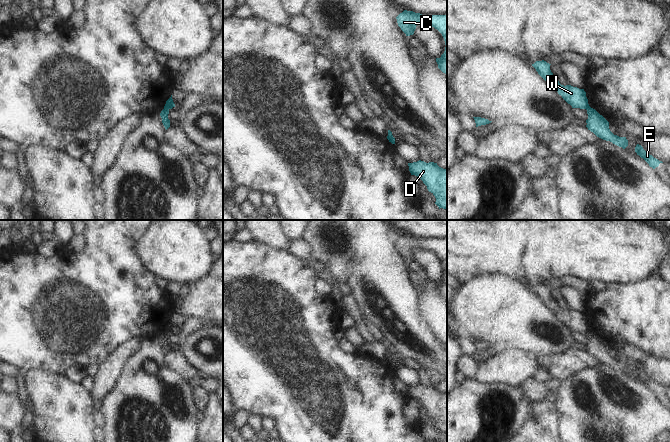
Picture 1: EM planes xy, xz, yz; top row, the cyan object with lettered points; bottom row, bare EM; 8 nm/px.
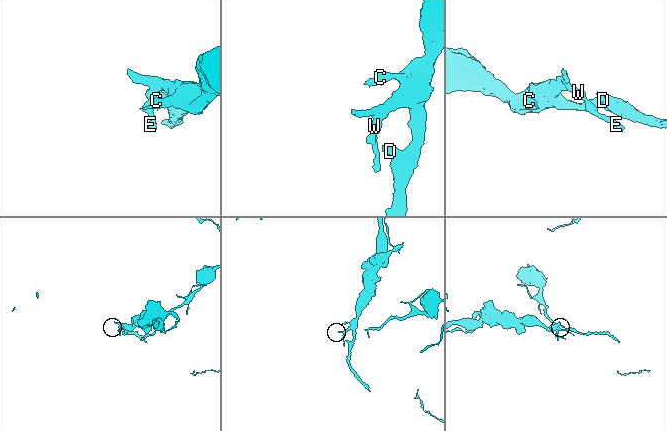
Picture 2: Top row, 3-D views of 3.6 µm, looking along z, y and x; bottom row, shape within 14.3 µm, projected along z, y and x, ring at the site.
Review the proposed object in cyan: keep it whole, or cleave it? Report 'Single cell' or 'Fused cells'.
Fused cells.

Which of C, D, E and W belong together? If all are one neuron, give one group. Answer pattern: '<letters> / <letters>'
C D W / E

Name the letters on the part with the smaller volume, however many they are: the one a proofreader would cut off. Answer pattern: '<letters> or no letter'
E

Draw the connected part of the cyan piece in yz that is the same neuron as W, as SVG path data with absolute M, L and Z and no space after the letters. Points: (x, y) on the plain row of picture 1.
M536 285L532 290L536 293L538 298L553 311L562 322L572 330L572 332L588 333L588 323L584 313L579 313L571 309L561 309L558 301L554 300L550 294L550 289L546 285Z

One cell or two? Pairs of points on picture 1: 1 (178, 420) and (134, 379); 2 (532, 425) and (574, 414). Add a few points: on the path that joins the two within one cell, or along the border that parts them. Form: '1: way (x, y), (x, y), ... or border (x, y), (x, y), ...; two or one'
1: way (167, 412), (145, 390); one
2: border (550, 398), (557, 416), (558, 431); two

